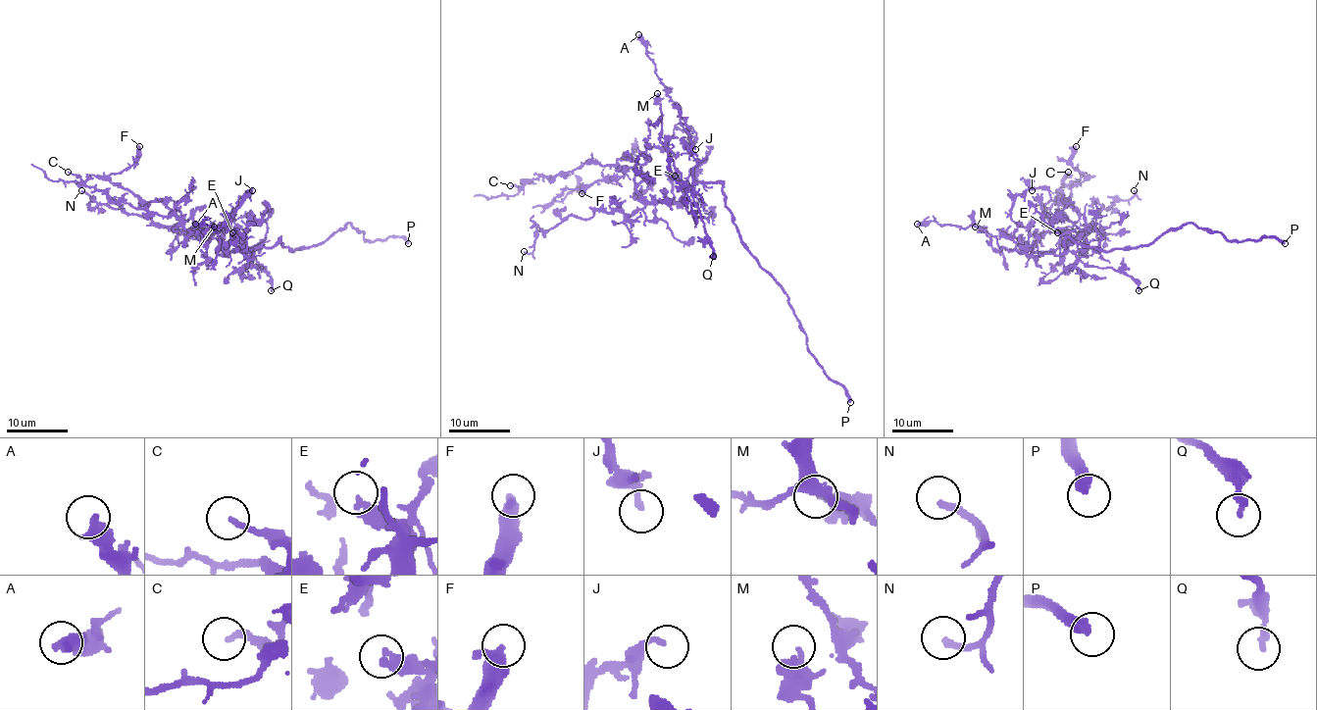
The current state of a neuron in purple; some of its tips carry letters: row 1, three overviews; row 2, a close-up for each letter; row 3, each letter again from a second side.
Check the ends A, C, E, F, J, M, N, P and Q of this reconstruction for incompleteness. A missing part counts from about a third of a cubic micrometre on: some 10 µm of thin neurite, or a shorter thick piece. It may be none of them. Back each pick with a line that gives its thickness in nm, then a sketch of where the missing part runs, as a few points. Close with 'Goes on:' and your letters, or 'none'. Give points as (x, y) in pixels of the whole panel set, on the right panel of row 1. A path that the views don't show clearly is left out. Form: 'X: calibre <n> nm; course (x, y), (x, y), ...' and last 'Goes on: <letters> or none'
C: calibre 200 nm; course (1068, 172), (1074, 164), (1073, 156)
P: calibre 400 nm
Goes on: C, P

